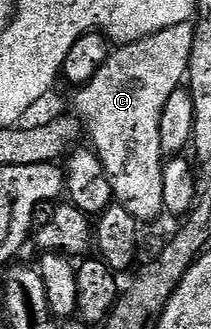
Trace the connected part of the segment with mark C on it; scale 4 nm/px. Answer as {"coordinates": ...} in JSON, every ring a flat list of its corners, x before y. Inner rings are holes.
{"coordinates":[[190,22,170,28,137,44,117,49,106,59,93,81,77,91,74,110,77,121,90,133,89,145,102,162,103,174,114,193,113,201,123,206,140,224,154,222,164,214,164,155,160,144,160,116,168,96,187,81,189,57,192,56,194,27]]}

